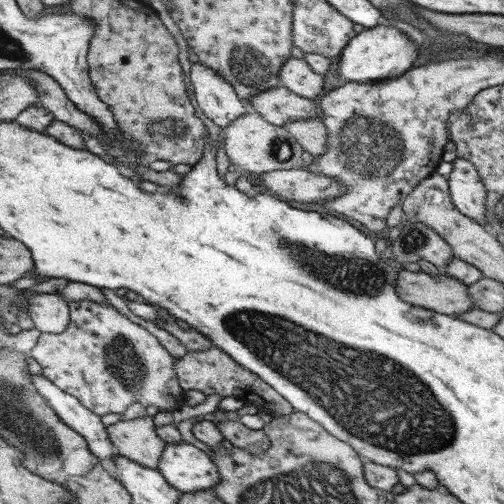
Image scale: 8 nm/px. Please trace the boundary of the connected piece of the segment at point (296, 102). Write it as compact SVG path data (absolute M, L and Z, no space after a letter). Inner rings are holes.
M279 87L248 102L251 111L256 111L271 124L284 127L288 122L315 116L313 100L299 97L286 87Z

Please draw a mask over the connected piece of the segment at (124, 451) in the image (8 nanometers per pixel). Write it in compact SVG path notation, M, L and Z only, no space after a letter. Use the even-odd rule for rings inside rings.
M153 416L117 421L109 425L108 430L117 454L157 470L168 444L157 435Z

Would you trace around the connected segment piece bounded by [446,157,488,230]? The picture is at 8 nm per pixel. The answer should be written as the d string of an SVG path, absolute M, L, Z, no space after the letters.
M455 157L452 163L453 168L446 176L451 204L461 214L472 218L488 230L484 217L486 192L478 172L468 160Z

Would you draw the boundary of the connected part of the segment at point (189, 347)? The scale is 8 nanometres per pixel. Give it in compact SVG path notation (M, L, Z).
M157 308L160 313L156 326L166 330L175 336L185 347L187 352L197 352L198 350L209 350L216 344L198 328L193 328L185 320L178 319L166 308Z

